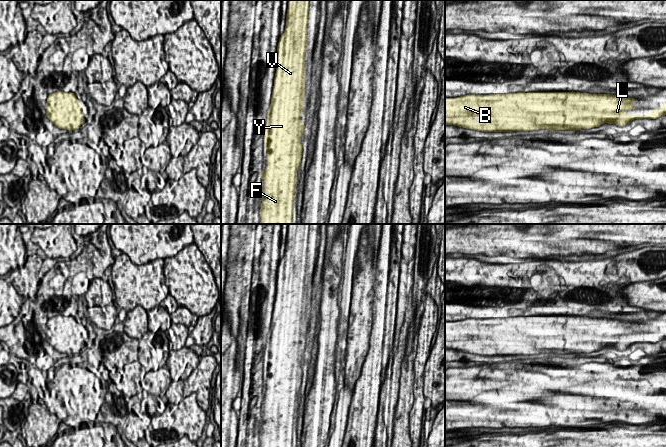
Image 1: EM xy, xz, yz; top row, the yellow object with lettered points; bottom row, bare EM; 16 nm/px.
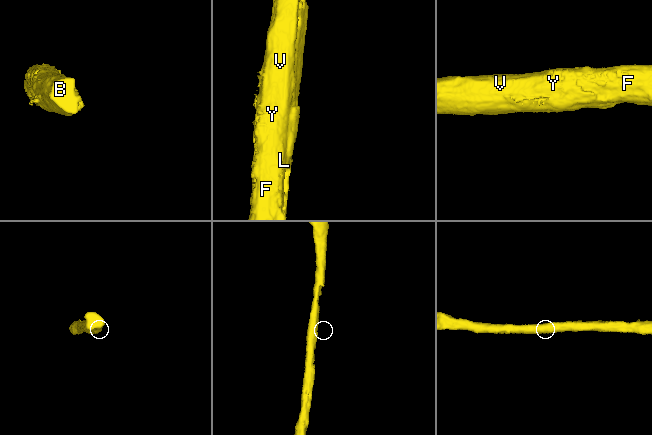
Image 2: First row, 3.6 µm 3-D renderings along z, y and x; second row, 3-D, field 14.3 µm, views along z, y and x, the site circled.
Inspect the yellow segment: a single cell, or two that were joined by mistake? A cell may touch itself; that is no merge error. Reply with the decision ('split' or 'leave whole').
leave whole

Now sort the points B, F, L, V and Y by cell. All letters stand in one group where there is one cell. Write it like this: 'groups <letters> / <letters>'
groups B F L V Y

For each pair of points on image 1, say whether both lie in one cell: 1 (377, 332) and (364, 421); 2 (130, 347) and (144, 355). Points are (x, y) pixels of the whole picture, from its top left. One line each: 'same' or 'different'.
1: same
2: different

